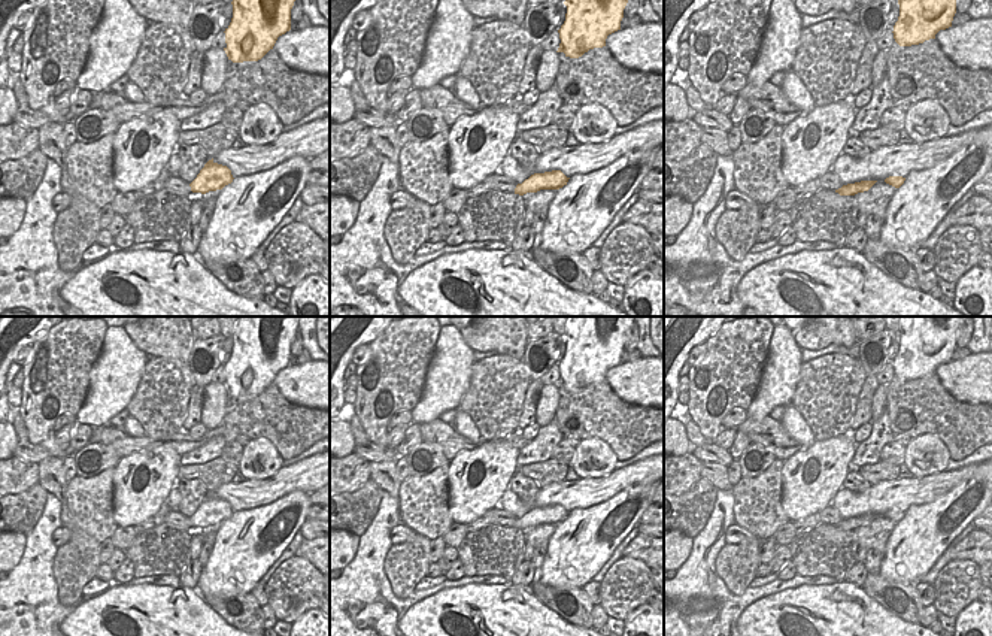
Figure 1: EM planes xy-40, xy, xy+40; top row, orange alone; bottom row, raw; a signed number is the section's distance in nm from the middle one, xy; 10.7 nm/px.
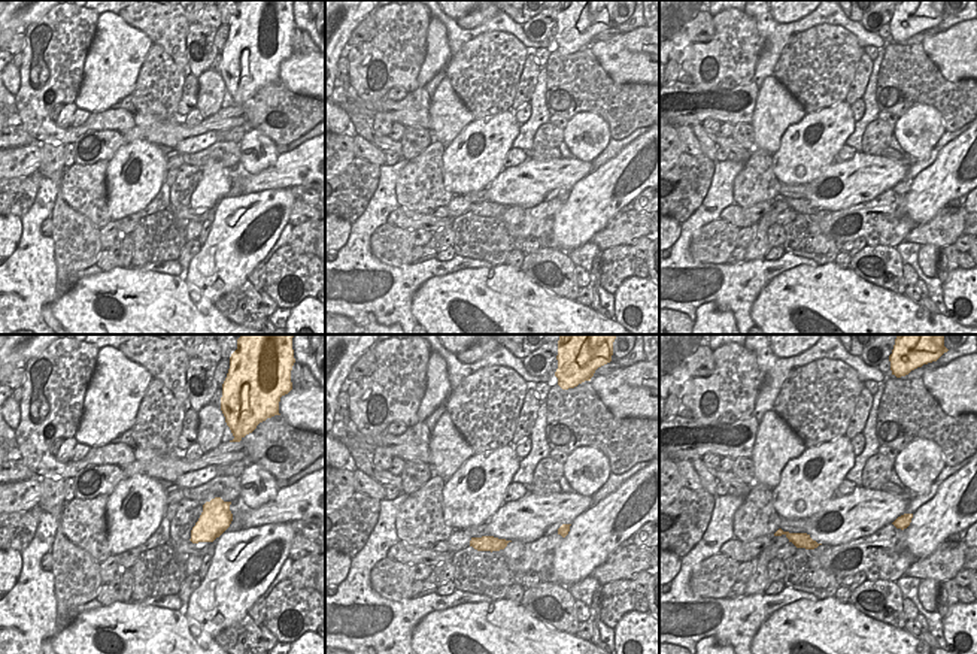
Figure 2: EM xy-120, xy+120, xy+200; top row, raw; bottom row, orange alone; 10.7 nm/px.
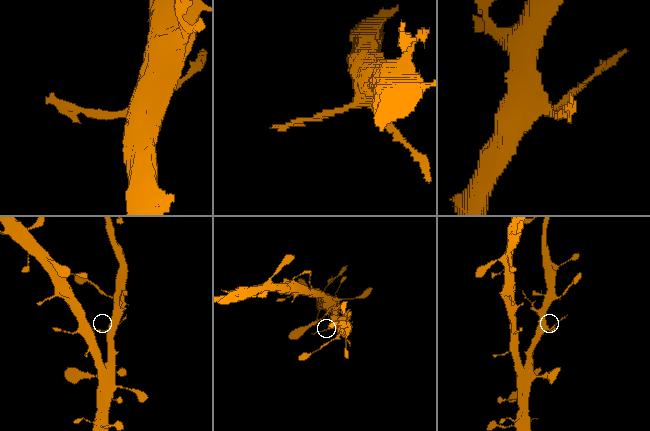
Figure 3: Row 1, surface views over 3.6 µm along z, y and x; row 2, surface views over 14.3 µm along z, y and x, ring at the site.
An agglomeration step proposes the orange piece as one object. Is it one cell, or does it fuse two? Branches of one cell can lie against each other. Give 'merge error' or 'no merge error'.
no merge error

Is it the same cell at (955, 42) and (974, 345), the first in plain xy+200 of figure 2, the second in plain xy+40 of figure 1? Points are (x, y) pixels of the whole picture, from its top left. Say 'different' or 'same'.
different

